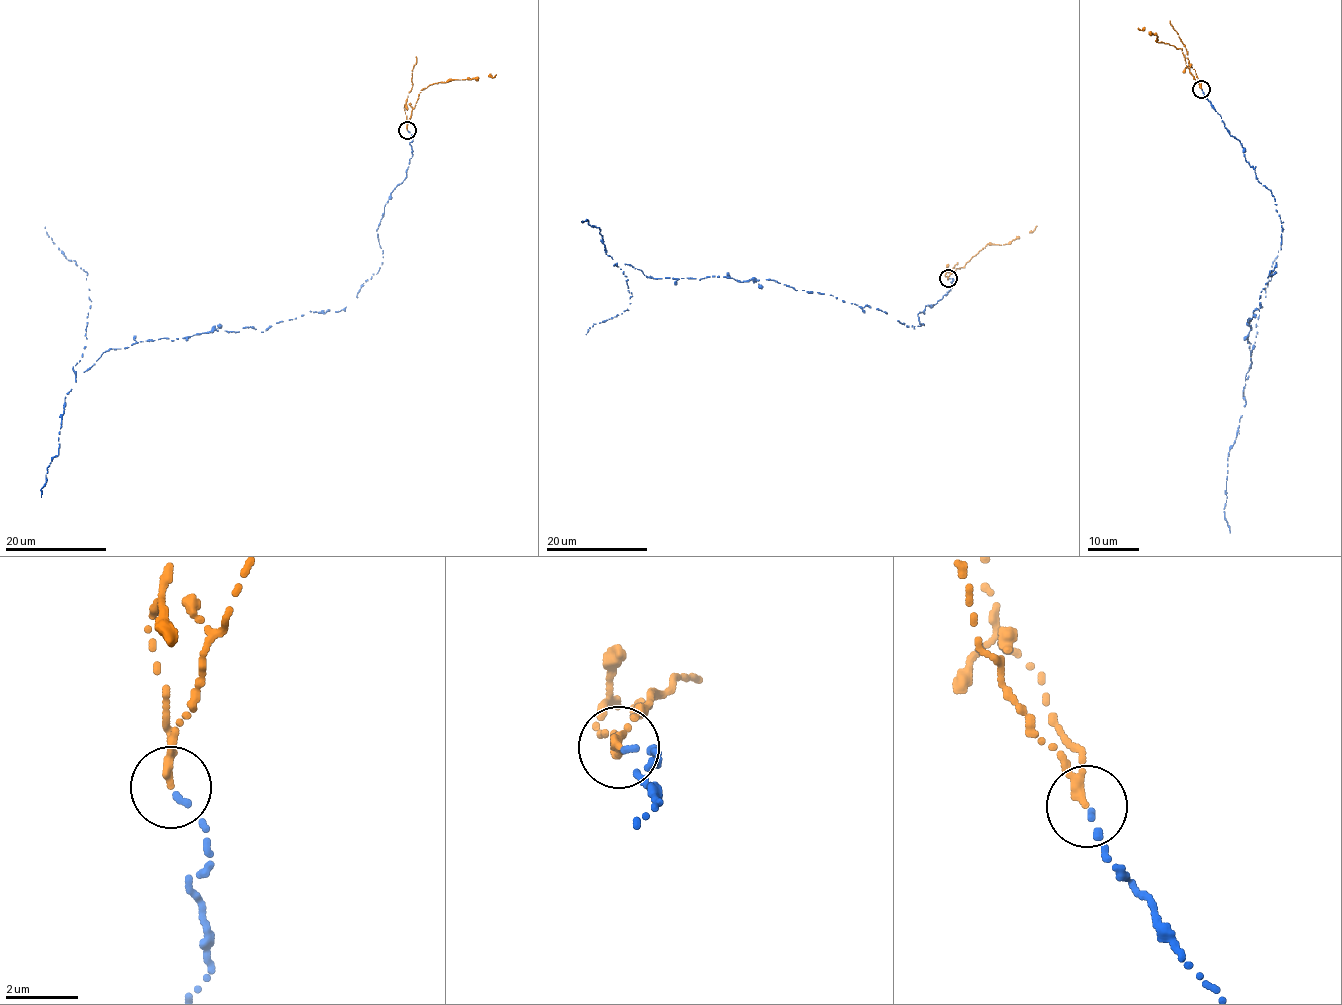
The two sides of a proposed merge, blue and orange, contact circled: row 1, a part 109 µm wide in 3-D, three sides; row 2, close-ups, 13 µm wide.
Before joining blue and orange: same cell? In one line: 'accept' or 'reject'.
accept

